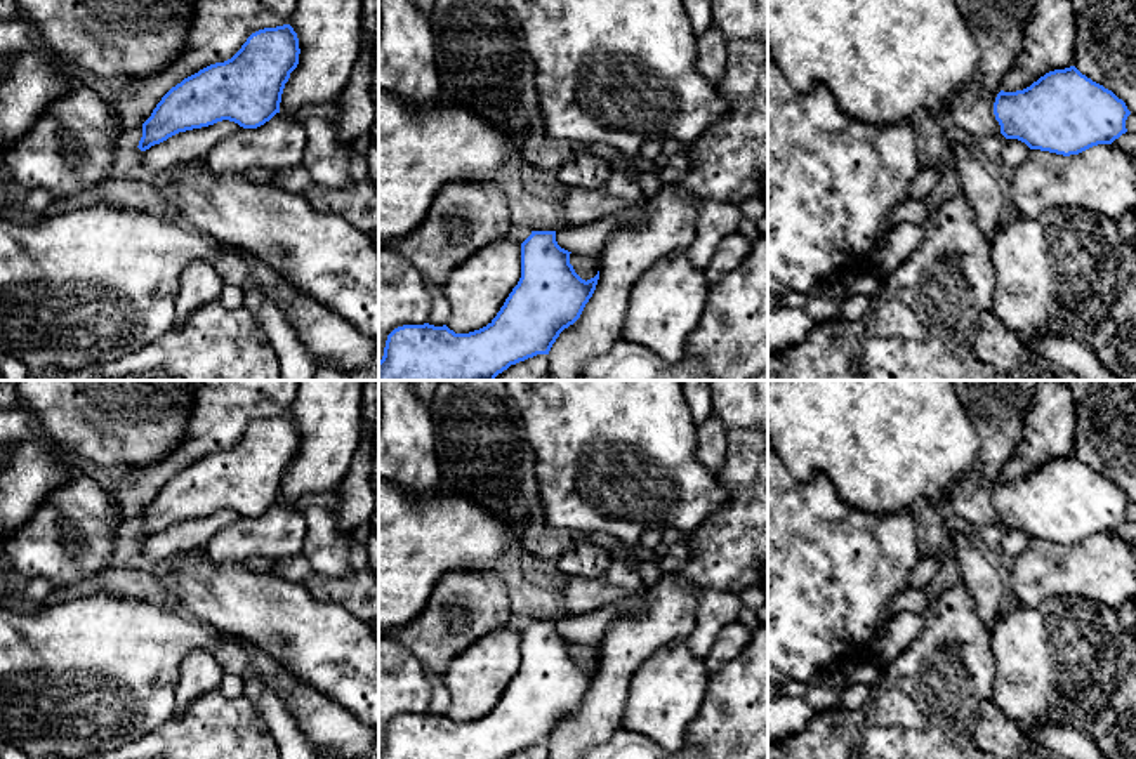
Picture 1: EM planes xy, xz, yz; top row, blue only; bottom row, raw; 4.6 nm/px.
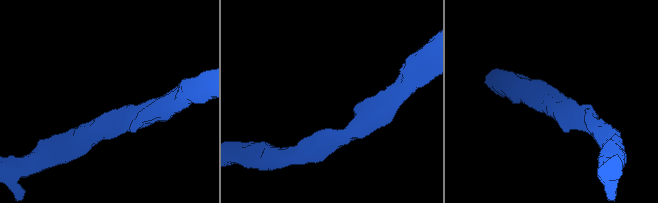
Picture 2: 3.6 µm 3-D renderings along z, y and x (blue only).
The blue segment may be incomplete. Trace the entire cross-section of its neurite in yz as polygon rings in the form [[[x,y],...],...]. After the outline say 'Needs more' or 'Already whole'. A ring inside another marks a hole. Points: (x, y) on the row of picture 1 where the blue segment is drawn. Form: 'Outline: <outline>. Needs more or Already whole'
Outline: [[[1070,66],[1046,73],[1023,90],[1001,90],[994,115],[1006,139],[1070,156],[1112,144],[1127,132],[1131,111],[1112,90]]]. Already whole

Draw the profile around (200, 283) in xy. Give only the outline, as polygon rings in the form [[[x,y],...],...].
[[[198,261],[188,264],[179,280],[174,325],[182,325],[195,309],[217,300],[222,287],[224,281],[210,262]]]

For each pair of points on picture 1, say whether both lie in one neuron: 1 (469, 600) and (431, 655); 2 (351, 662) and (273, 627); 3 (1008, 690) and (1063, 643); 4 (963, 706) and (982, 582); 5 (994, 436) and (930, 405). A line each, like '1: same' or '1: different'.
1: same
2: same
3: same
4: different
5: different

